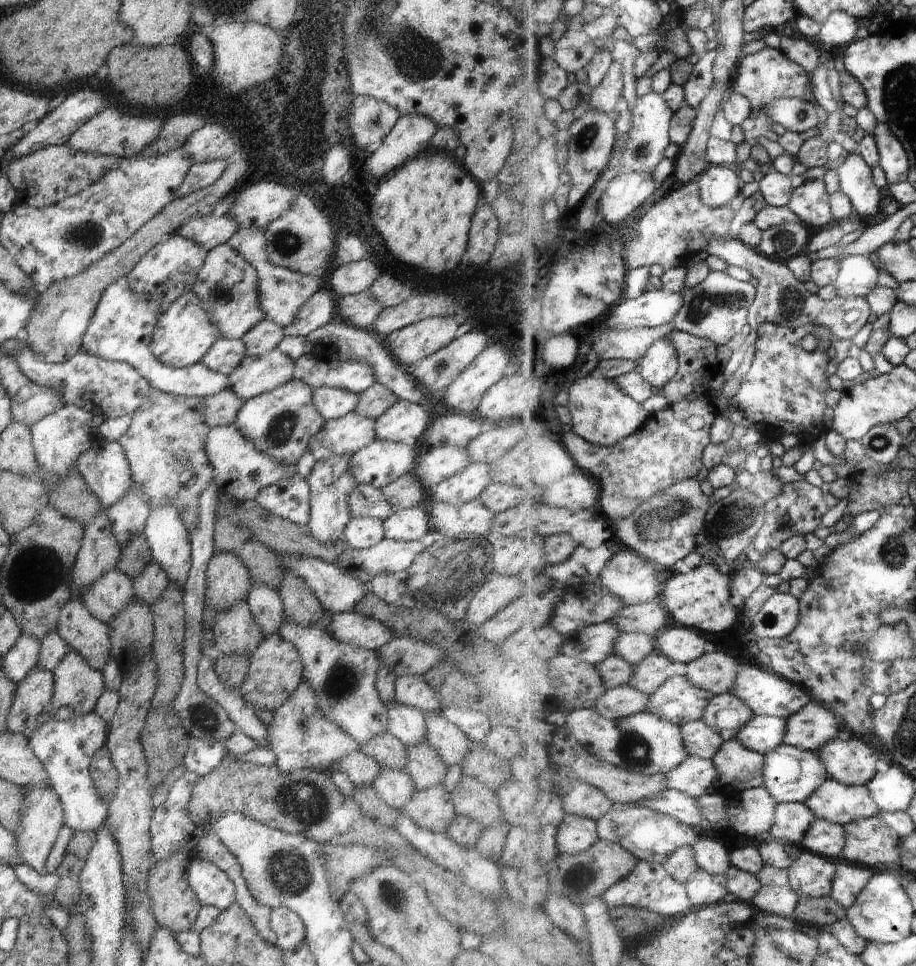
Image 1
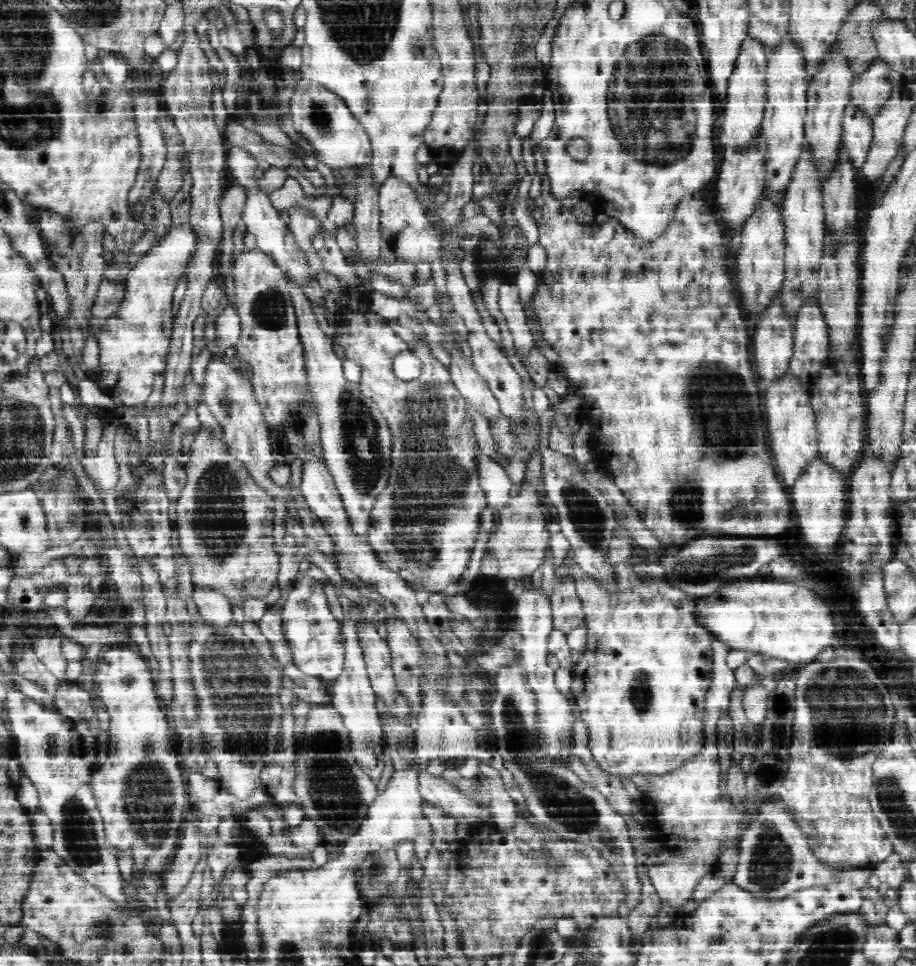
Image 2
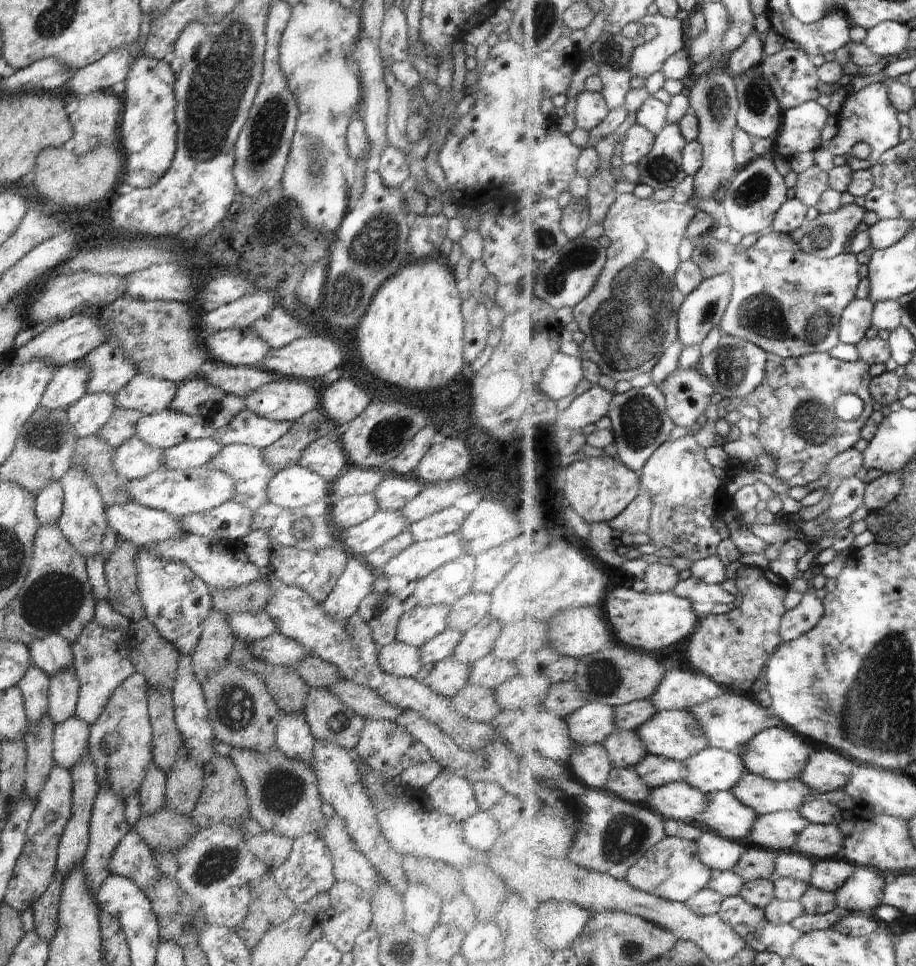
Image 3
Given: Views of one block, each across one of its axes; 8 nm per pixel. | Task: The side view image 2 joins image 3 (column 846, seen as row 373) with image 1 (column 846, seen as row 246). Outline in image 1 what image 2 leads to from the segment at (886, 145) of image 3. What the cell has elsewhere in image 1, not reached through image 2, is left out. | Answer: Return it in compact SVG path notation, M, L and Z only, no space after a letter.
M854 151L853 153L845 153L844 157L843 163L838 168L841 177L841 188L850 200L852 200L856 211L858 211L862 217L876 216L876 214L883 212L882 190L876 186L876 182L874 182L874 172L872 172L872 168L868 165L864 156L858 151Z

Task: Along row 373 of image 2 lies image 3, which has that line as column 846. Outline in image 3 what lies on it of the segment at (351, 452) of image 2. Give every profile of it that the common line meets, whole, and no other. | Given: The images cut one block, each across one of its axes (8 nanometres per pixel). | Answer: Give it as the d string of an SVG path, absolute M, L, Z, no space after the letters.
M857 299L846 308L840 324L841 343L857 346L864 338L866 332L873 327L875 303L871 299Z

